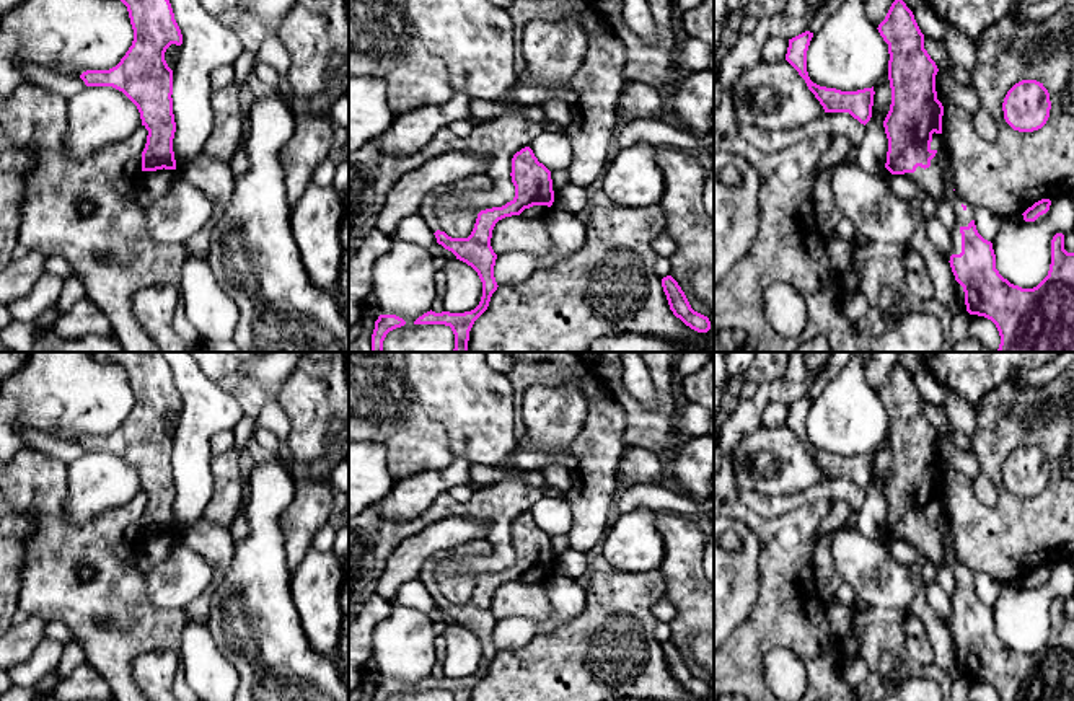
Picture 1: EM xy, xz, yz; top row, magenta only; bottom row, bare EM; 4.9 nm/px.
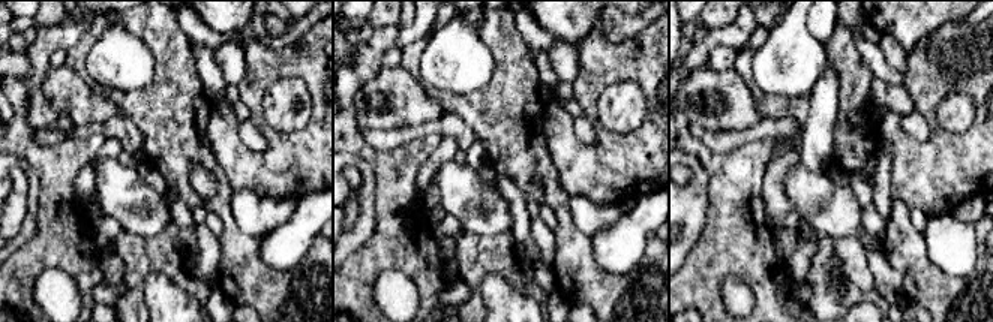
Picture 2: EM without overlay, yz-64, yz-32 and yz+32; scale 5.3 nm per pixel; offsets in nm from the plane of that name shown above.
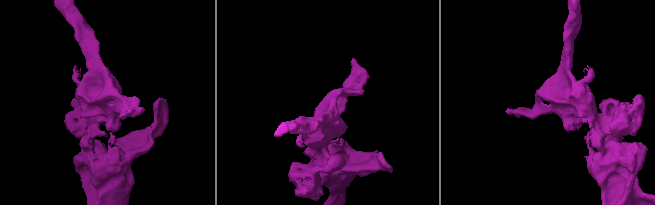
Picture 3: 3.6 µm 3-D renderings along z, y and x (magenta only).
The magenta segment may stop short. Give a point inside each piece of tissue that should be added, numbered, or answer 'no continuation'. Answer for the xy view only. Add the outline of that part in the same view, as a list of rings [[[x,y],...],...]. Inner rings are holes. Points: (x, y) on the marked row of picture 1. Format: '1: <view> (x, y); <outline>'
no continuation

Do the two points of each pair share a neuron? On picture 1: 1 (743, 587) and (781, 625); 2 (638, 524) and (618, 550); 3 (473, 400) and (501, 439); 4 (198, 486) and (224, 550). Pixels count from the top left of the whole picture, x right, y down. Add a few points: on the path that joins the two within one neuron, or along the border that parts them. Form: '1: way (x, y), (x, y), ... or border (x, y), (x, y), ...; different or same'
1: border (757, 561), (758, 597), (750, 613), (734, 631); different
2: way (636, 530), (625, 543); same
3: way (478, 410), (479, 418), (491, 429); same
4: border (201, 515), (178, 537); different

